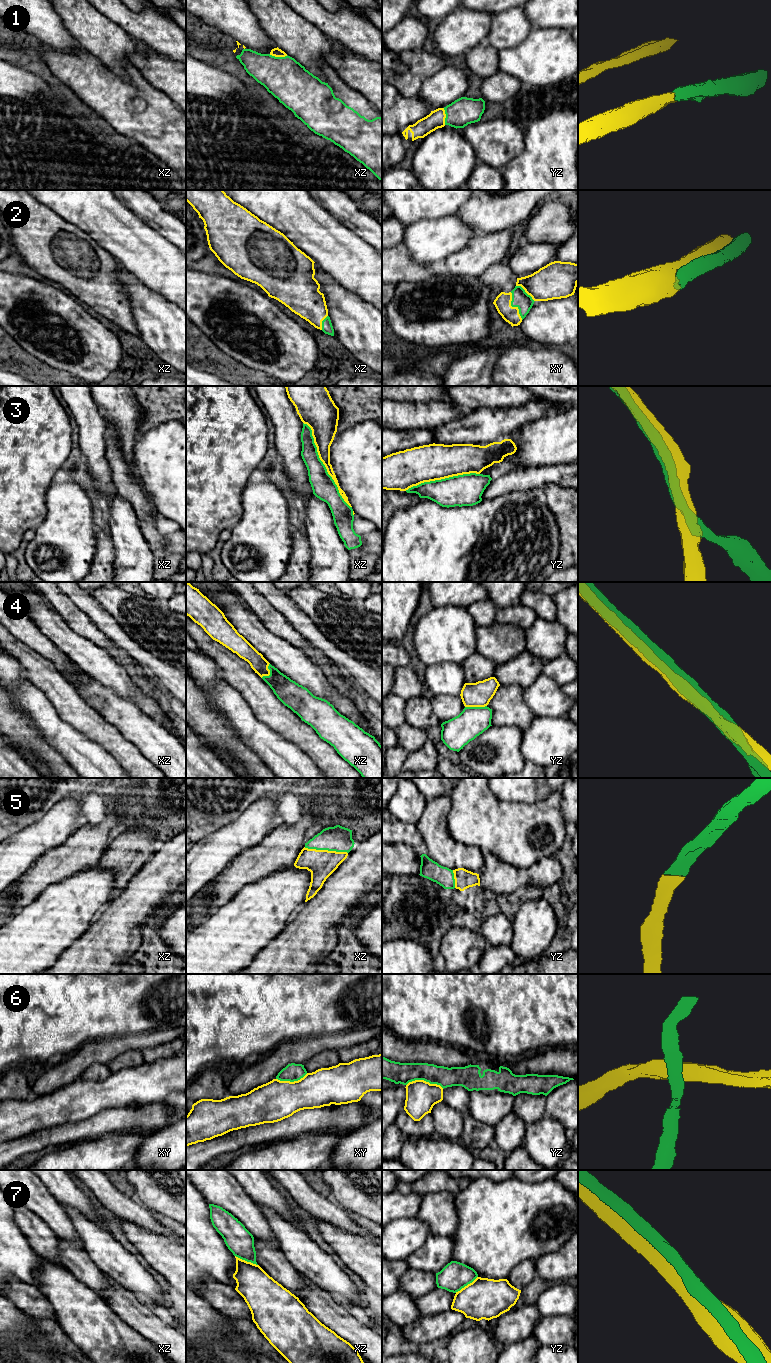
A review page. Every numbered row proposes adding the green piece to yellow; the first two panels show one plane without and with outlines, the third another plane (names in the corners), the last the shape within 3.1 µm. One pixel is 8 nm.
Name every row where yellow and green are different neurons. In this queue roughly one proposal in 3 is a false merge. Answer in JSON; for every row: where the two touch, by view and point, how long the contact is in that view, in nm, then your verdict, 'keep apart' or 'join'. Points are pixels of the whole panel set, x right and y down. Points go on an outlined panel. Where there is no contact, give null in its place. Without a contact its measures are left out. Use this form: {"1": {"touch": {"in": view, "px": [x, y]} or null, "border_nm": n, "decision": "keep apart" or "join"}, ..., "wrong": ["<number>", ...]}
{"1": {"touch": {"in": "xz", "px": [278, 56]}, "border_nm": 150, "decision": "join"}, "2": {"touch": {"in": "xy", "px": [513, 307]}, "border_nm": 240, "decision": "join"}, "3": {"touch": {"in": "xz", "px": [323, 463]}, "border_nm": 800, "decision": "join"}, "4": {"touch": {"in": "yz", "px": [475, 706]}, "border_nm": 180, "decision": "keep apart"}, "5": {"touch": {"in": "xz", "px": [326, 850]}, "border_nm": 360, "decision": "join"}, "6": {"touch": {"in": "yz", "px": [425, 1081]}, "border_nm": 300, "decision": "keep apart"}, "7": {"touch": {"in": "xz", "px": [246, 1261]}, "border_nm": 200, "decision": "keep apart"}, "wrong": ["4", "6", "7"]}

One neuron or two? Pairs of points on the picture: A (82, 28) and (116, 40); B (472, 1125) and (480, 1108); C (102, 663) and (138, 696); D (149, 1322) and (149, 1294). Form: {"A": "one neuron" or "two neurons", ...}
{"A": "one neuron", "B": "two neurons", "C": "one neuron", "D": "two neurons"}

